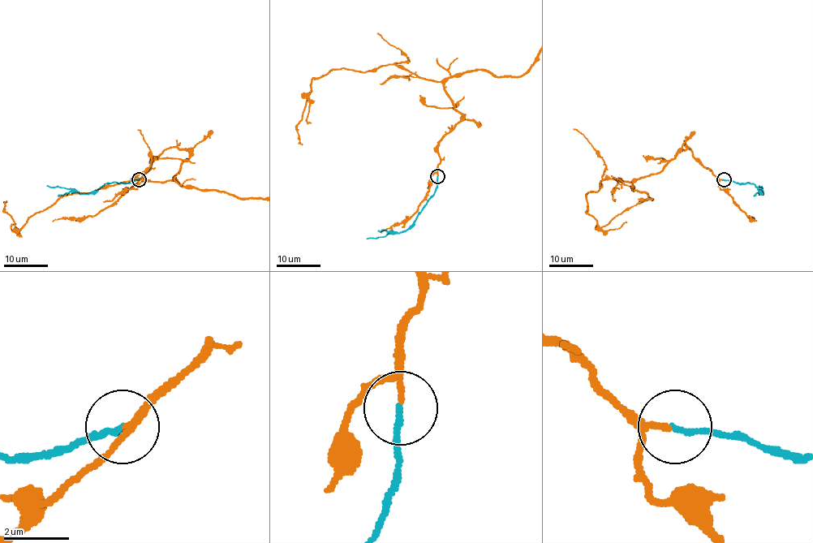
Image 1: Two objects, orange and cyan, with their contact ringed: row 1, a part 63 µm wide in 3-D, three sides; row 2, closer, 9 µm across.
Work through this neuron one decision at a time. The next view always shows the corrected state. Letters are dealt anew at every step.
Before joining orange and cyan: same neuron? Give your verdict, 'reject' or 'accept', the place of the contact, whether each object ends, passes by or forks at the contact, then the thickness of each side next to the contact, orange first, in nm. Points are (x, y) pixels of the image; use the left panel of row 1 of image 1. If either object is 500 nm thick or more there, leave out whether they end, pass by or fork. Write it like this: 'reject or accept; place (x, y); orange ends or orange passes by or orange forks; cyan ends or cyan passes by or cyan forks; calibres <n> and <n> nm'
accept; place (139, 179); orange passes by; cyan ends; calibres 130 and 170 nm

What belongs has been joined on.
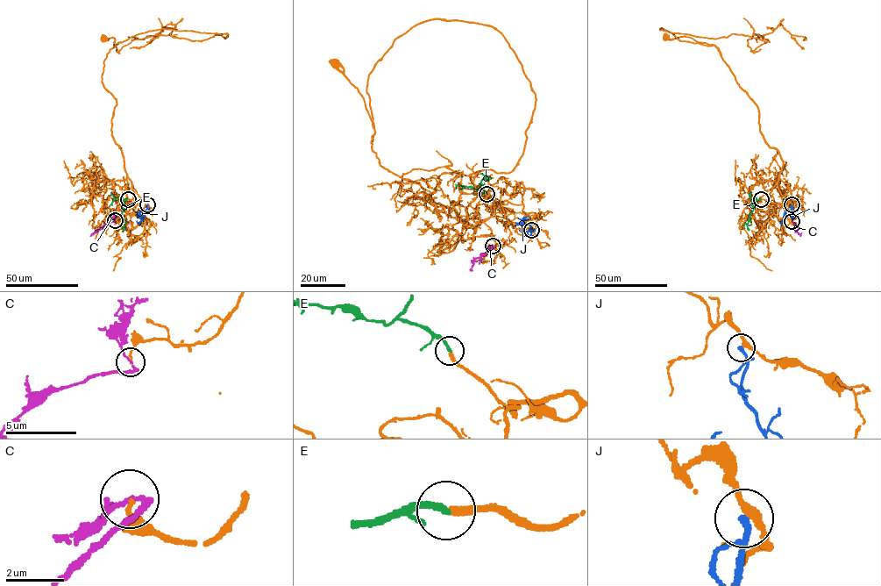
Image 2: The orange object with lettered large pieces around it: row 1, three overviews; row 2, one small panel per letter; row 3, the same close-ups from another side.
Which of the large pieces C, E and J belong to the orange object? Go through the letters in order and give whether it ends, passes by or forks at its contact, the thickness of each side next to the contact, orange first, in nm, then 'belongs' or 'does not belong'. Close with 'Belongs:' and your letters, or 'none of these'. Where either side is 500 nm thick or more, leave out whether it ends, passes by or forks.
C: it passes by; calibres 140 and 150 nm; does not belong
E: it ends; calibres 240 and 220 nm; belongs
J: it passes by; calibres 220 and 170 nm; does not belong
Belongs: E

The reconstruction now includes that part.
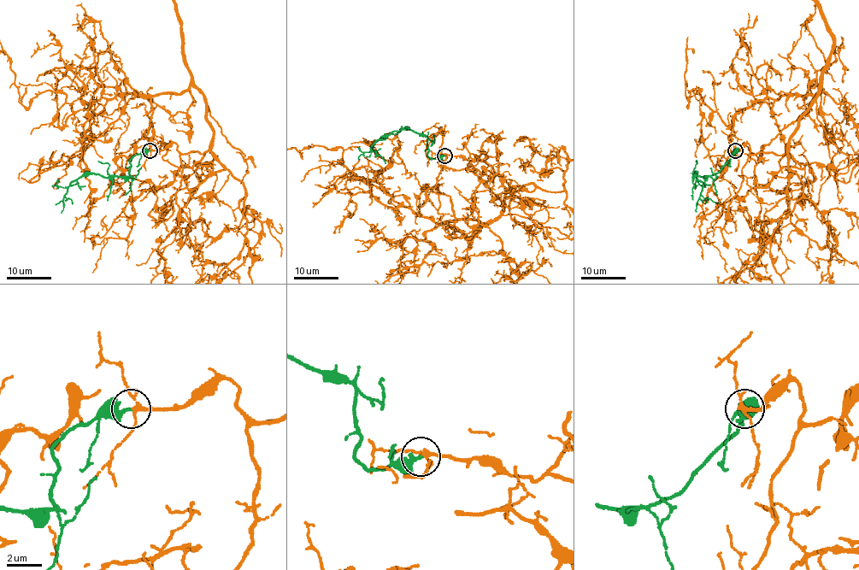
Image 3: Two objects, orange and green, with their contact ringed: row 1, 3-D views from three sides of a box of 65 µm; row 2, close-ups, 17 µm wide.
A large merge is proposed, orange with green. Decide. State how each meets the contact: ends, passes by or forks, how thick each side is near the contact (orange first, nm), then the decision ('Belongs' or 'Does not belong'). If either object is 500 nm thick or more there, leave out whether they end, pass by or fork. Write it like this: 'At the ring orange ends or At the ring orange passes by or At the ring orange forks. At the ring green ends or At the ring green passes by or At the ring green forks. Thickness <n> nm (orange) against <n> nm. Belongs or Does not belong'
At the ring orange forks. At the ring green passes by. Thickness 180 nm (orange) against 180 nm. Belongs

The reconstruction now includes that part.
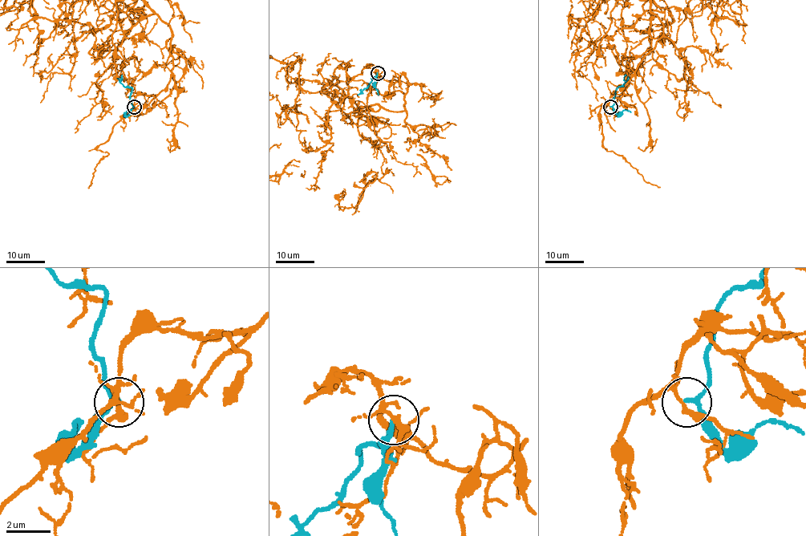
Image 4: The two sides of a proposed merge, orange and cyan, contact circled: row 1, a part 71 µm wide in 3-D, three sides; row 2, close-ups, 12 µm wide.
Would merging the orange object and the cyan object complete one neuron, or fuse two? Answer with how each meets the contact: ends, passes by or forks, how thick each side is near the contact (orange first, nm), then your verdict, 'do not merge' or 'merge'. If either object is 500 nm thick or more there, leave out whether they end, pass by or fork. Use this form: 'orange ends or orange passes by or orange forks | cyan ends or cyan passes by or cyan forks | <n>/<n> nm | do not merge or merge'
orange forks | cyan passes by | 180/160 nm | do not merge

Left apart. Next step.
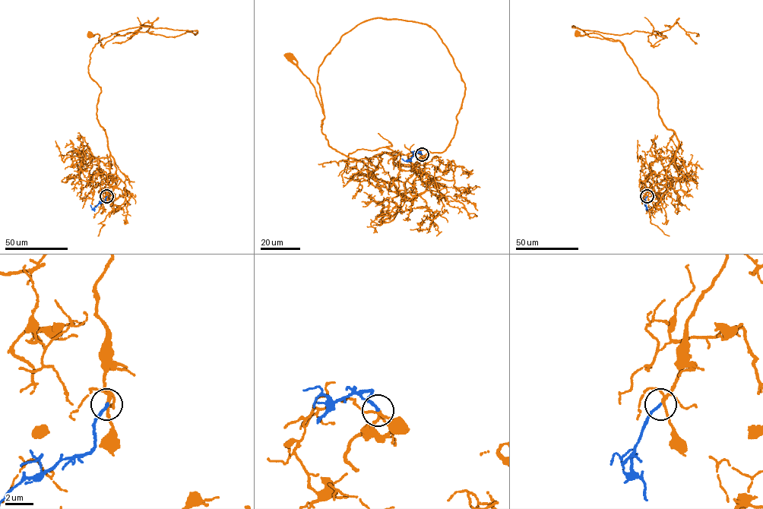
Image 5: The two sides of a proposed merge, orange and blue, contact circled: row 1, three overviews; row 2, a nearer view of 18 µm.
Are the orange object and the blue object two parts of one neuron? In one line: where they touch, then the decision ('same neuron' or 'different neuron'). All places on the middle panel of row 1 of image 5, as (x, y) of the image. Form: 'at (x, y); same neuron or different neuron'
at (422, 154); same neuron

